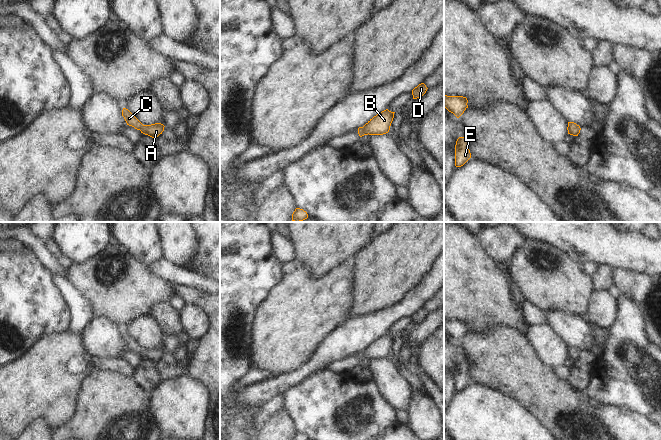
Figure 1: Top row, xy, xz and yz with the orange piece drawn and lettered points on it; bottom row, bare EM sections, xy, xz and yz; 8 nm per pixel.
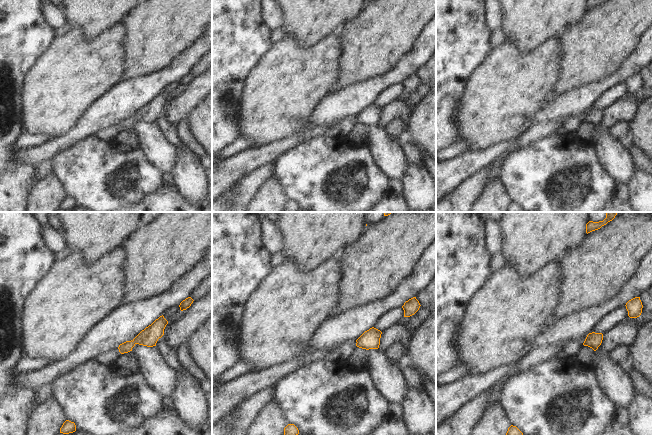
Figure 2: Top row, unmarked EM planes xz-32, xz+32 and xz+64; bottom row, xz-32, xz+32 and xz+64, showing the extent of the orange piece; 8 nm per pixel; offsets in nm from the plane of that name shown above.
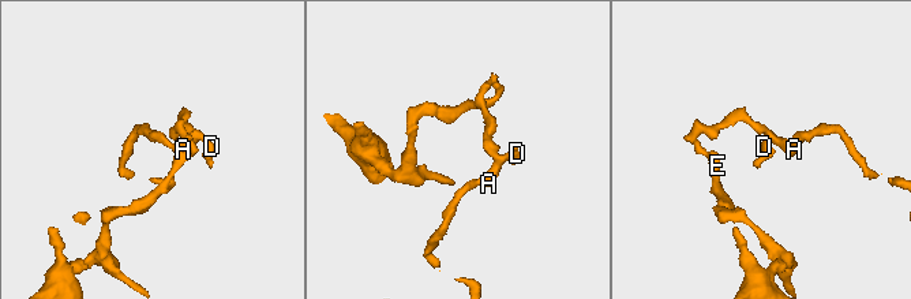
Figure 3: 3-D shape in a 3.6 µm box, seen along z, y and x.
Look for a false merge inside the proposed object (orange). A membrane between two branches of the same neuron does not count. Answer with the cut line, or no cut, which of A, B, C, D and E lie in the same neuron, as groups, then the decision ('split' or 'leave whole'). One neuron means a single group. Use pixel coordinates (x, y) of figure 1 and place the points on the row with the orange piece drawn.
cut none; groups A B C D E; leave whole

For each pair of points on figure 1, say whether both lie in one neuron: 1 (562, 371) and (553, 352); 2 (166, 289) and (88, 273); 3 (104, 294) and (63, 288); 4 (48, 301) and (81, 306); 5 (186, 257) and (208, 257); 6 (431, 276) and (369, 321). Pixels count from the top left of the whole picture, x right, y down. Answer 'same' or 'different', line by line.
1: different
2: same
3: different
4: different
5: different
6: same

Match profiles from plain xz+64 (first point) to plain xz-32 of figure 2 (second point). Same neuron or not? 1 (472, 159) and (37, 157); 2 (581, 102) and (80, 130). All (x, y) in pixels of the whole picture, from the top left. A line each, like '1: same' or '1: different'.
1: same
2: same

